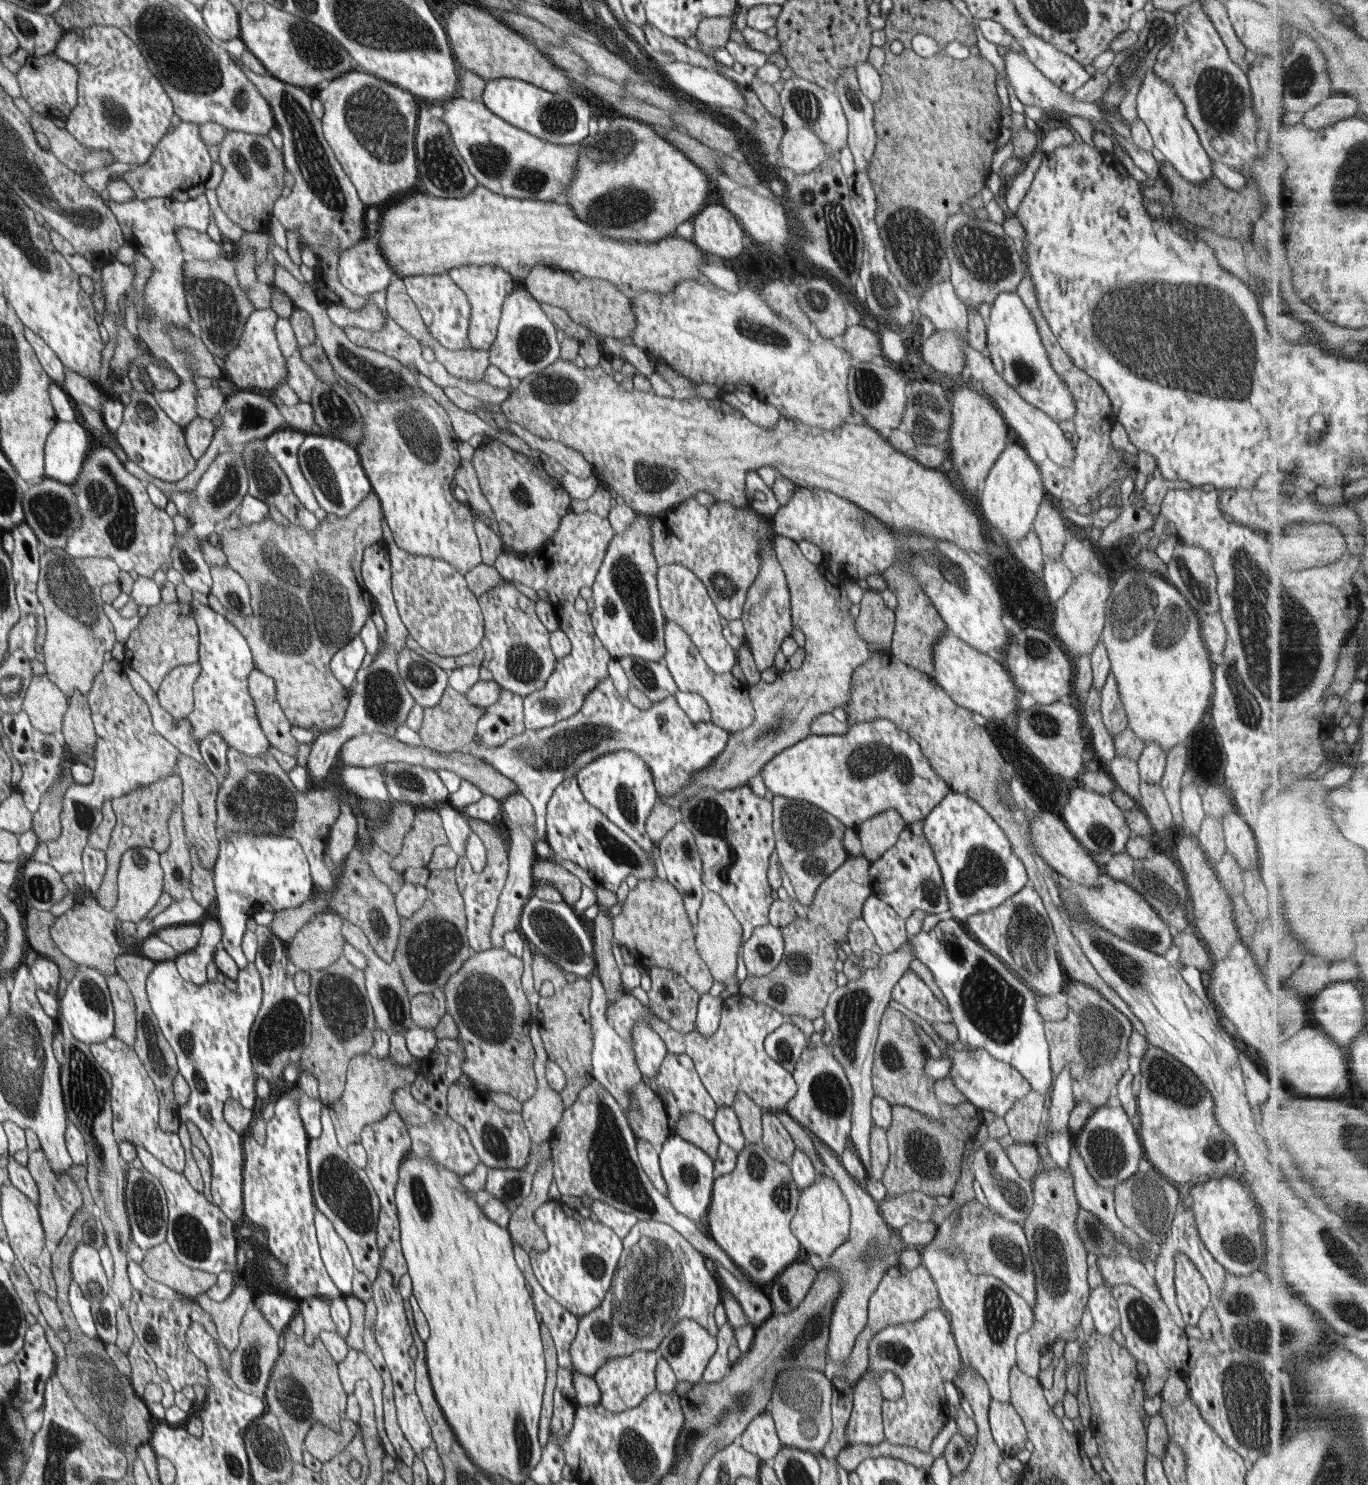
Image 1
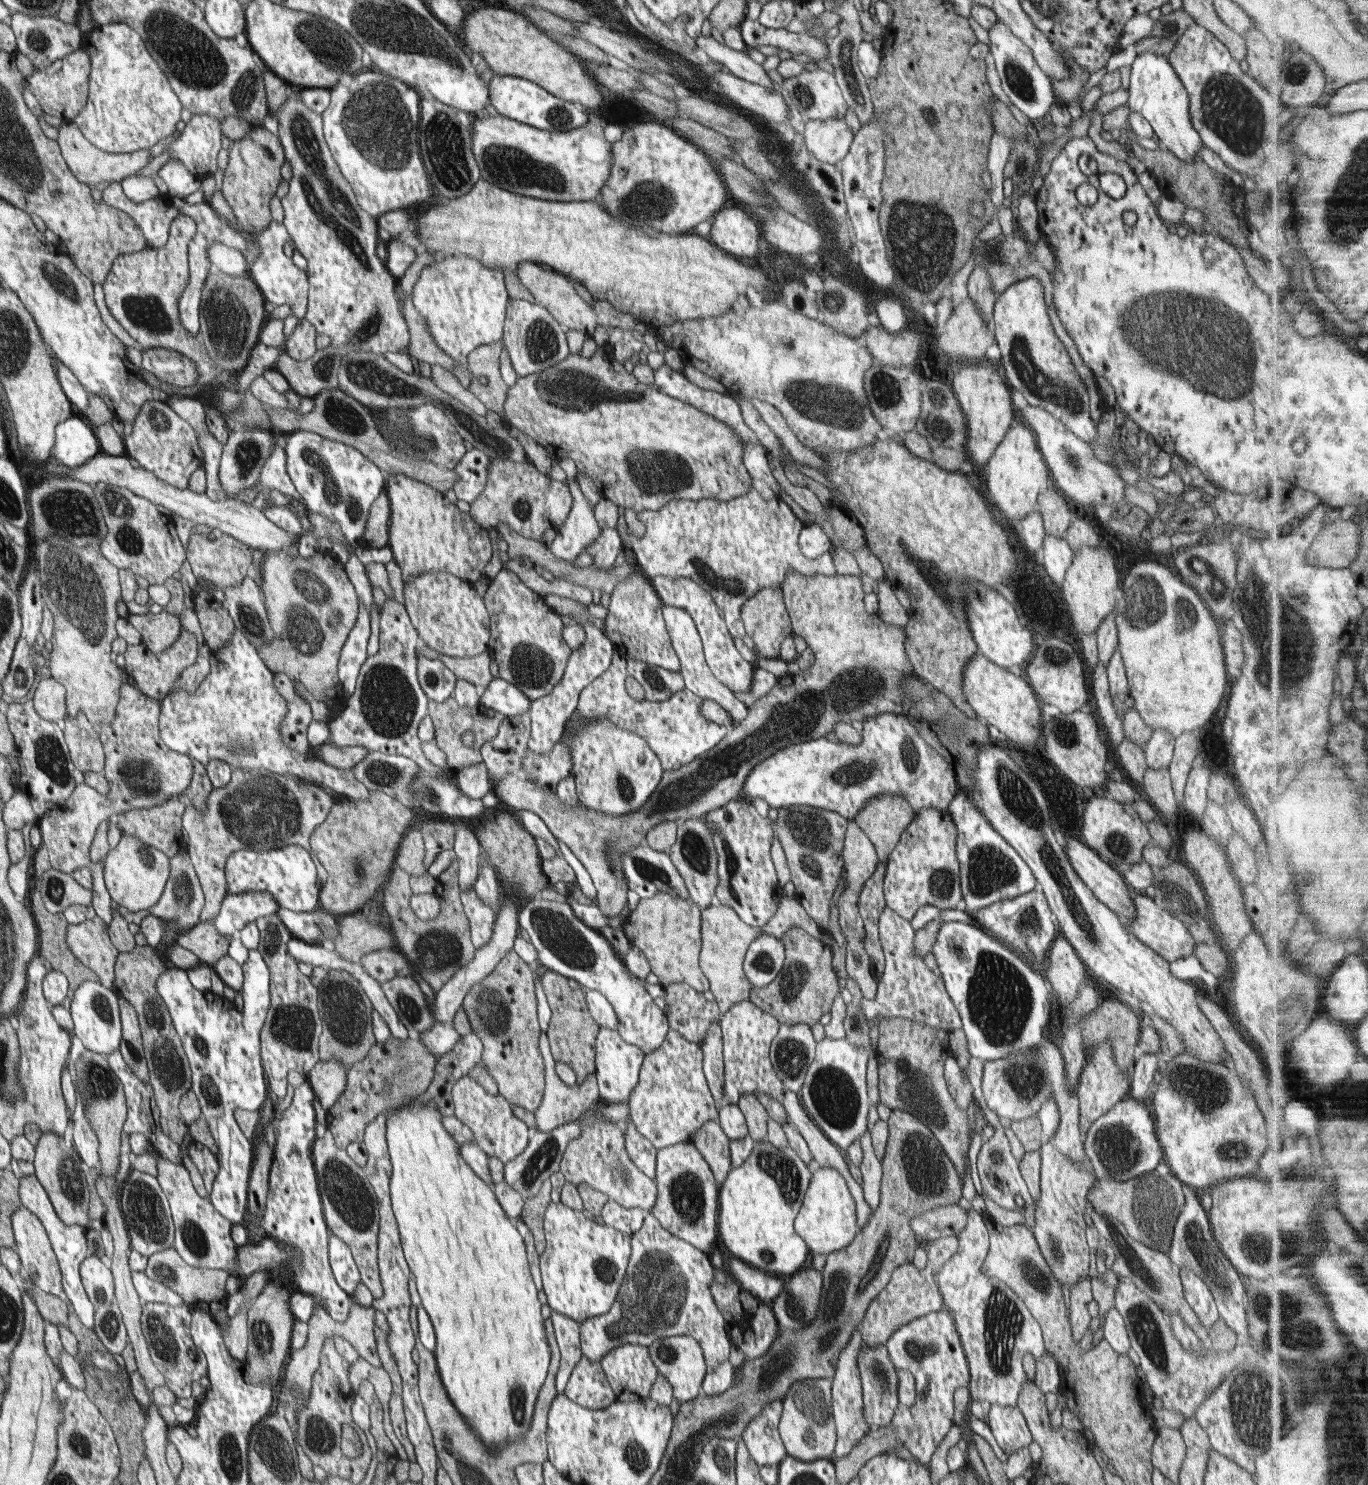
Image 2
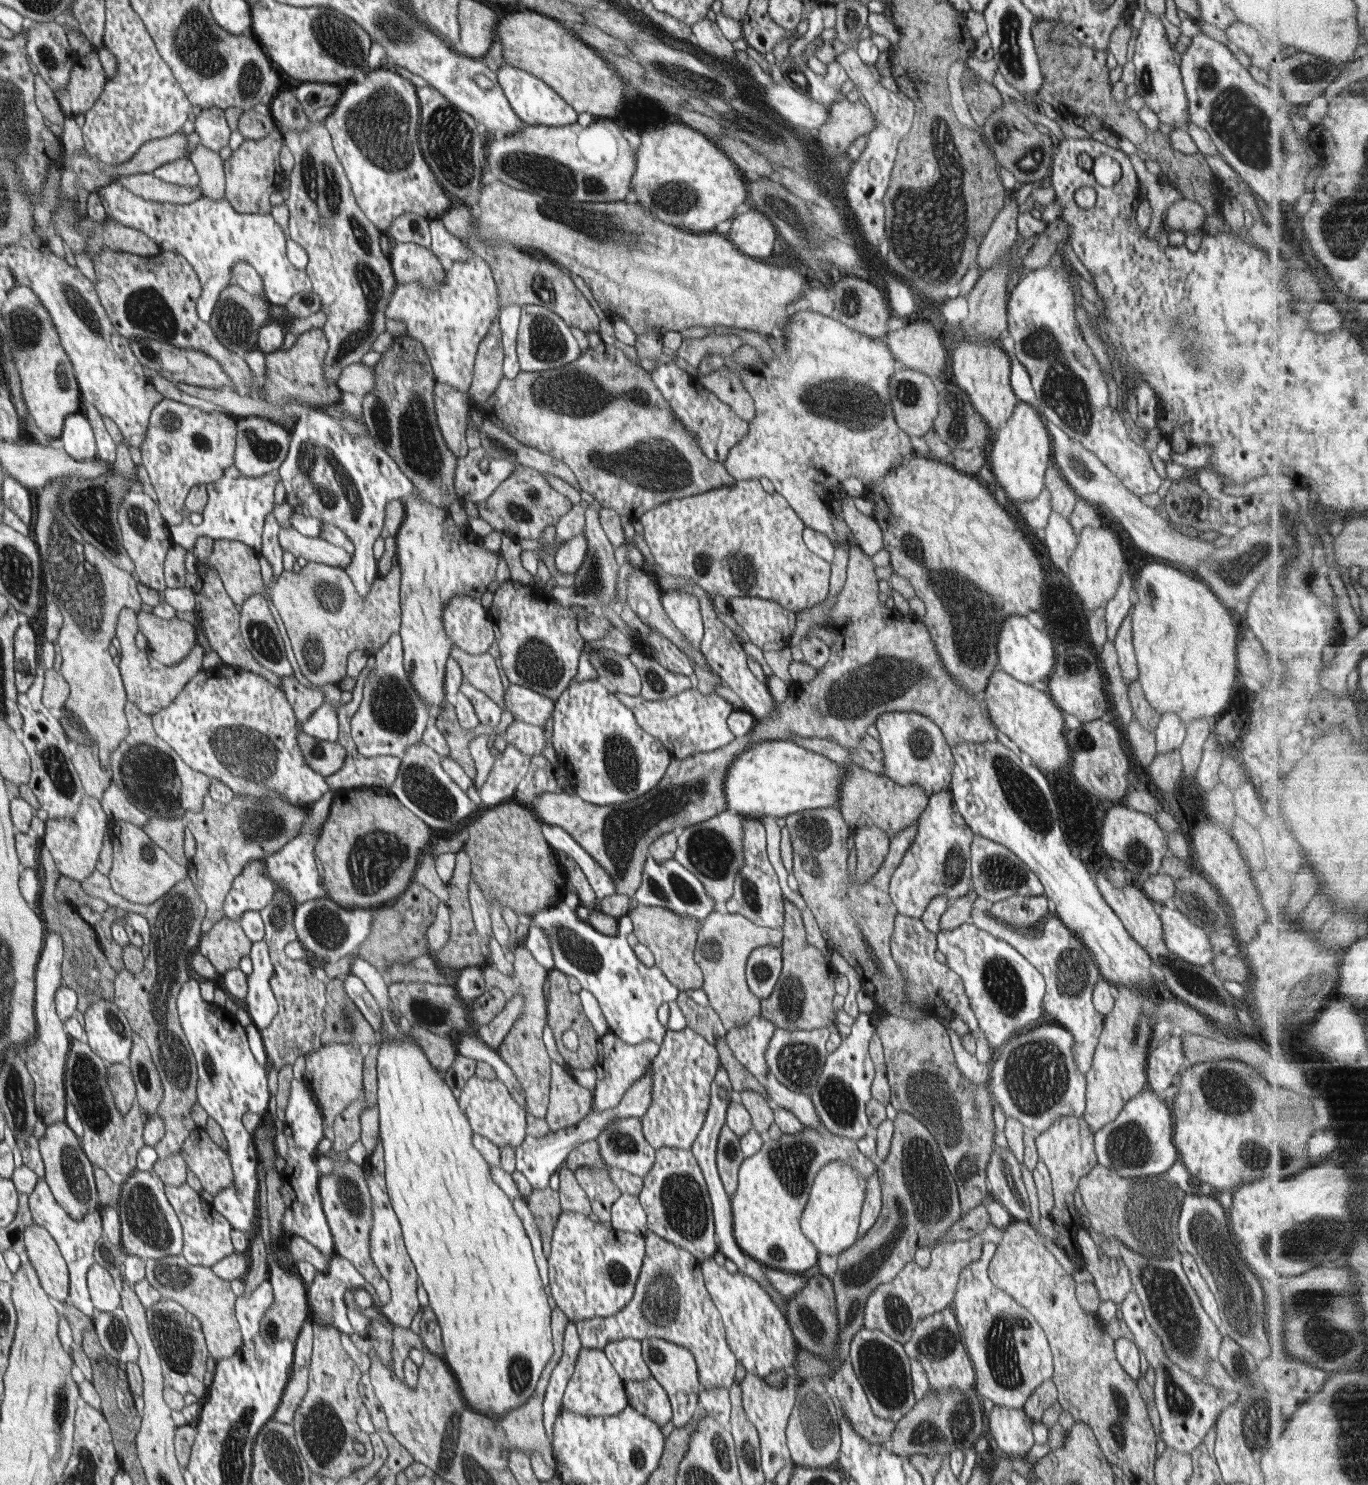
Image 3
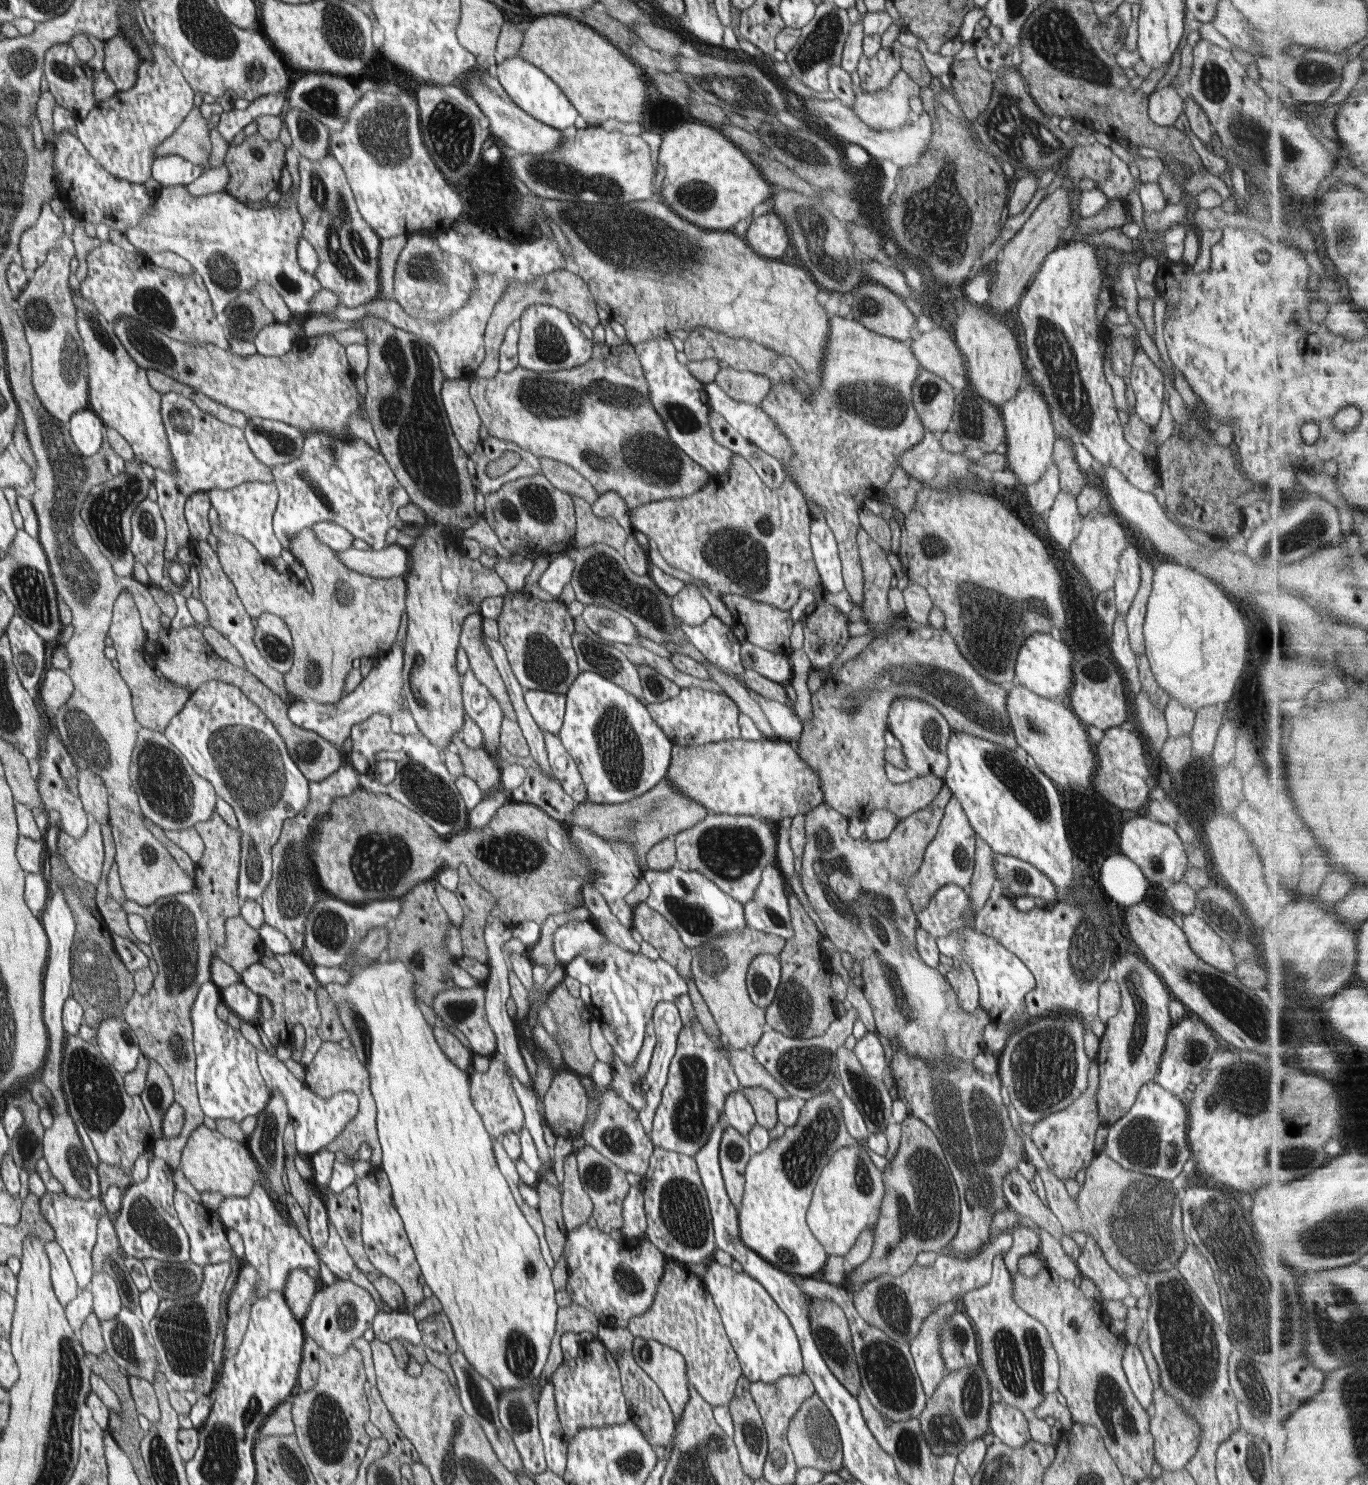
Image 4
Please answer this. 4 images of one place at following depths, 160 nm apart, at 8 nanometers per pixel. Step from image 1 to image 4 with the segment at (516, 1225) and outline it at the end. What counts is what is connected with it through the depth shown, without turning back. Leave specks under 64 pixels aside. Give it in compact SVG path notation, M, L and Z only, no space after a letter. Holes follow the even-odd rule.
M540 1179L536 1183L535 1190L539 1196L539 1203L536 1207L545 1226L545 1237L548 1240L548 1244L550 1244L552 1258L554 1258L555 1262L558 1262L568 1233L567 1228L564 1228L561 1194L544 1179Z

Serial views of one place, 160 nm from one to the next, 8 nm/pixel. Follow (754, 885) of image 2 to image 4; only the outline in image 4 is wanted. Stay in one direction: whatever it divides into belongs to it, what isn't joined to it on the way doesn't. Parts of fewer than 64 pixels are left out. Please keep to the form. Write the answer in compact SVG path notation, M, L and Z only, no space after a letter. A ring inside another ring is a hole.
M774 863L765 866L754 898L750 902L745 902L742 910L744 919L750 927L786 940L793 938L795 930L783 884L781 869Z

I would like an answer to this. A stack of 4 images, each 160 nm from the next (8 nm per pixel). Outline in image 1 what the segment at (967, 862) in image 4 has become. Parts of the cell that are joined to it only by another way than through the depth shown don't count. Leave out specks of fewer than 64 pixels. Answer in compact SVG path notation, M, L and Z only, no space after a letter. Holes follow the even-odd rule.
M906 825L892 848L871 862L869 879L872 895L883 899L904 920L915 911L922 911L926 915L939 915L949 910L941 870L933 848L928 841L924 842L922 836L914 834L910 826Z

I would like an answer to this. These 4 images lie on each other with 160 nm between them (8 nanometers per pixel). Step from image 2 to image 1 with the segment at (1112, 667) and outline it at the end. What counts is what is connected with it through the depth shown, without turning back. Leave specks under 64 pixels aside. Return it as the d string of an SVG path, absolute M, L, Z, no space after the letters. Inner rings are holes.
M1112 674L1108 676L1101 690L1100 714L1113 738L1129 726L1124 706L1120 702L1117 680Z

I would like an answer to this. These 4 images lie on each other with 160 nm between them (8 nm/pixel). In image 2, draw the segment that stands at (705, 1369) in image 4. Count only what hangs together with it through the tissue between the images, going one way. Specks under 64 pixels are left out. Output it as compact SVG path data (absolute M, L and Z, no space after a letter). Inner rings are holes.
M650 1212L646 1213L643 1225L631 1235L632 1251L628 1260L628 1268L616 1300L606 1314L591 1316L580 1323L579 1335L582 1356L589 1361L600 1362L604 1354L624 1344L650 1346L655 1340L670 1336L691 1336L698 1341L702 1349L708 1371L719 1364L729 1362L732 1342L728 1336L725 1318L718 1310L715 1298L711 1293L711 1282L717 1268L710 1263L710 1255L682 1241L675 1234L668 1232Z

